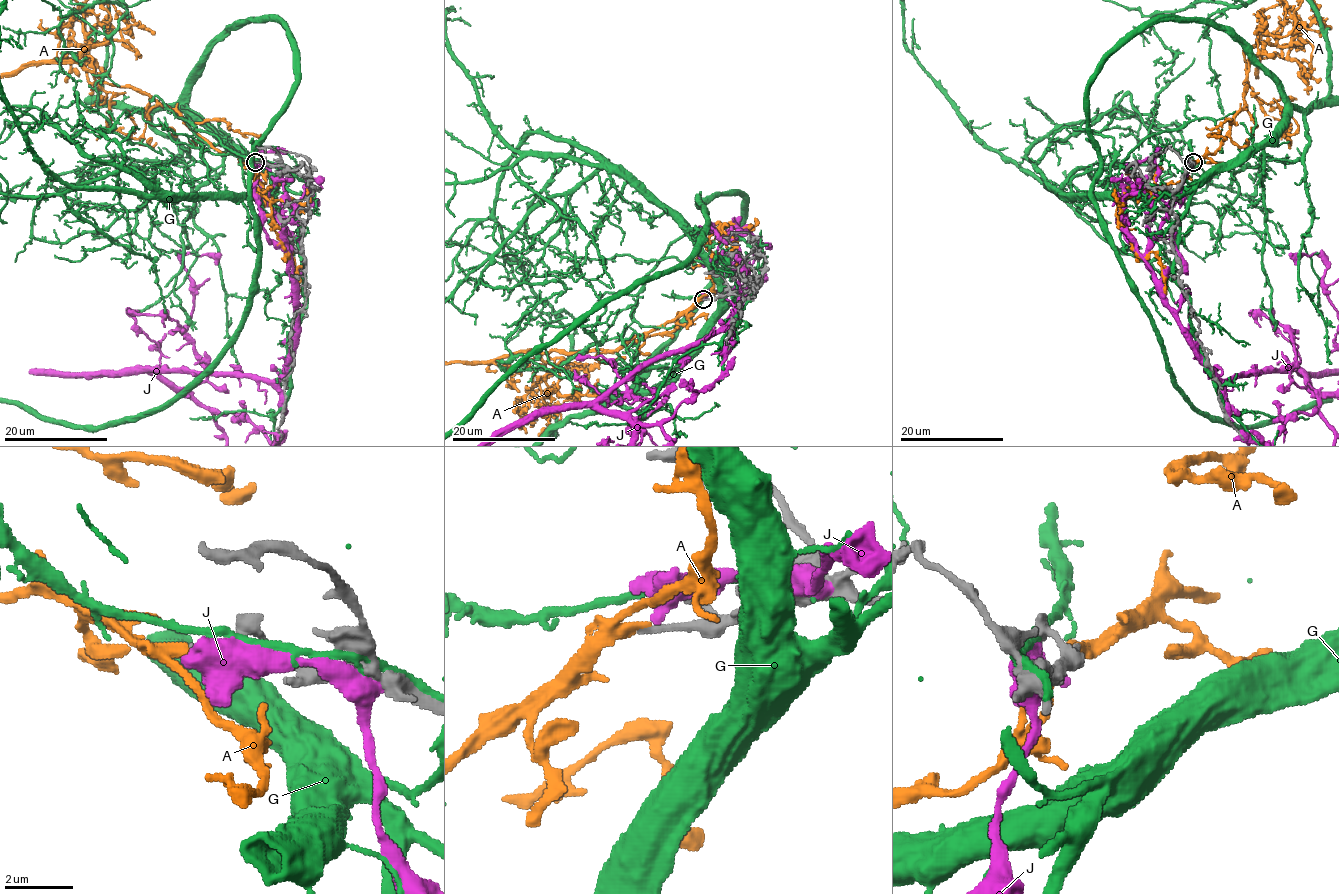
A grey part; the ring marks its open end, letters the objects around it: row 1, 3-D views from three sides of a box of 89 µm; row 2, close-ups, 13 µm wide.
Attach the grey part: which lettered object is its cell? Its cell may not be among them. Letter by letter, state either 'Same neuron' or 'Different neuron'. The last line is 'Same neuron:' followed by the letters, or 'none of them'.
A: Same neuron
G: Different neuron
J: Different neuron
Same neuron: A

